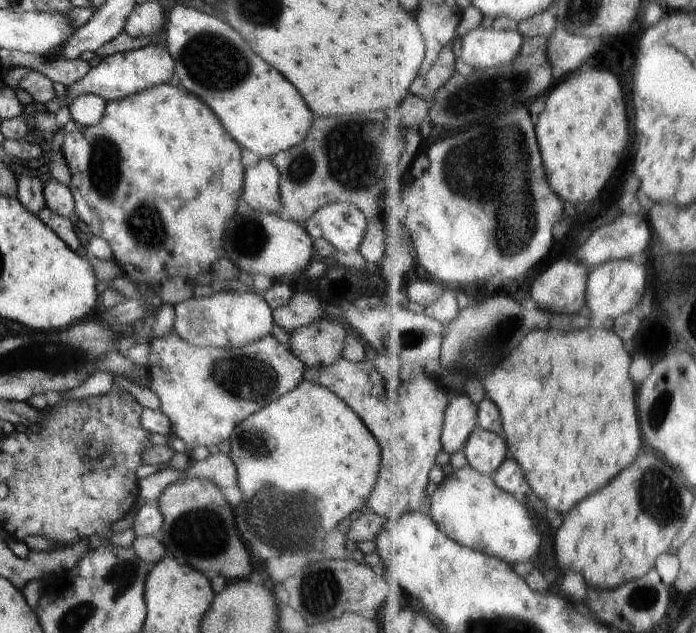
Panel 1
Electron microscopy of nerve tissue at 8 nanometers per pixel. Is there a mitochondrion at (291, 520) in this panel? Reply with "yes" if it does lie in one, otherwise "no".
yes

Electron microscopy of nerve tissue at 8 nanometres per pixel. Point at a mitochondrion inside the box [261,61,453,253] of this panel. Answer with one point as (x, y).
(298, 170)

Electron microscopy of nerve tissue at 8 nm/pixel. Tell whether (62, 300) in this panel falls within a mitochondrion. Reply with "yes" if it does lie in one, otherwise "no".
no

